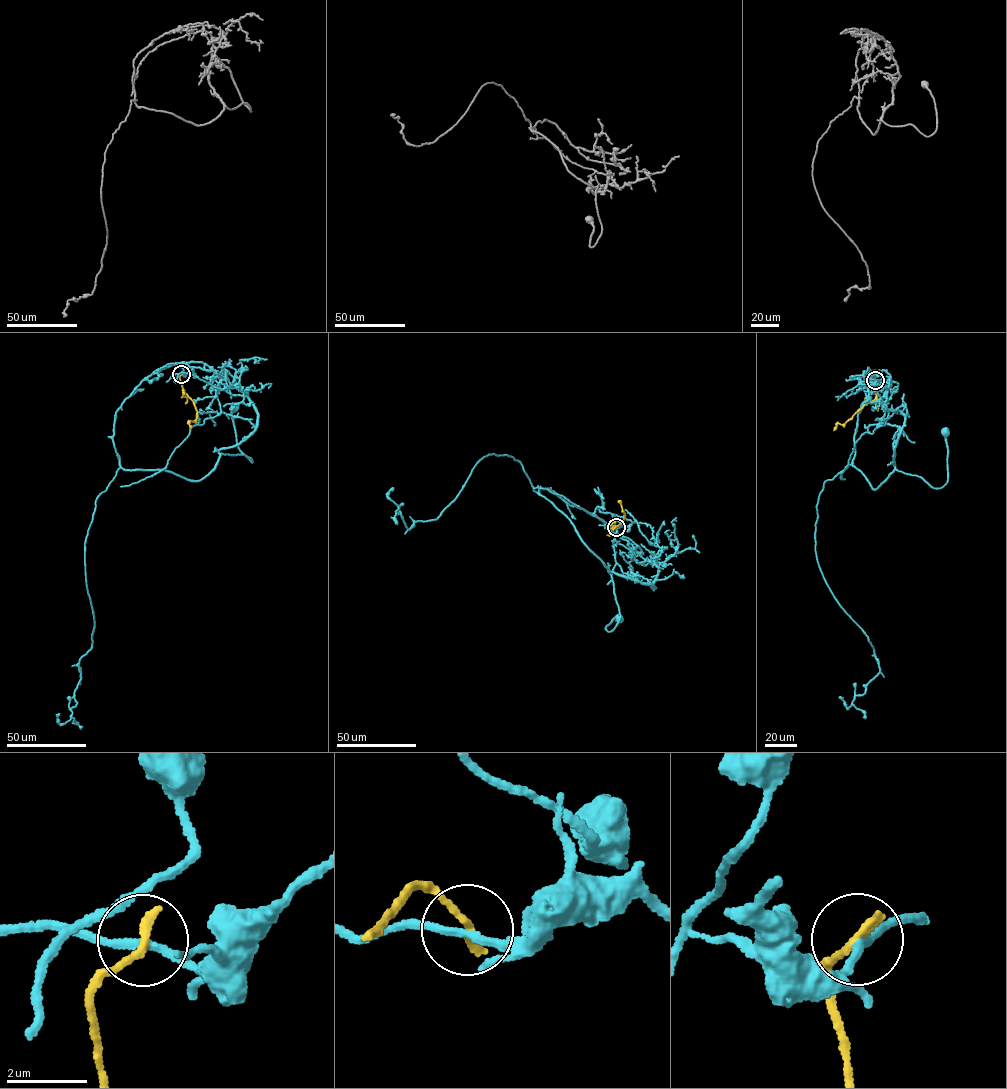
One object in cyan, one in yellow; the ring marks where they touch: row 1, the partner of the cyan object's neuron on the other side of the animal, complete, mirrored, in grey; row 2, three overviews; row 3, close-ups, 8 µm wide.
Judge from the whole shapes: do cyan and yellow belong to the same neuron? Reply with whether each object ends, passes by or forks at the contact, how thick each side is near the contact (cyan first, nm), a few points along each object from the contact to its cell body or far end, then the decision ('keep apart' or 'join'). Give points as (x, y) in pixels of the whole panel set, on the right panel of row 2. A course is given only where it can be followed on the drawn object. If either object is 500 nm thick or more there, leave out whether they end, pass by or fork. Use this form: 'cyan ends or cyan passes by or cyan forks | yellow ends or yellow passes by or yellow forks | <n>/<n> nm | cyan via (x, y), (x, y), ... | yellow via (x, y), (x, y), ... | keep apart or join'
cyan passes by | yellow ends | 180/260 nm | cyan via (875, 380), (858, 415), (852, 465), (875, 489), (895, 469), (946, 484), (945, 432) | yellow via (875, 380), (876, 398), (844, 424), (837, 423), (833, 430) | keep apart

